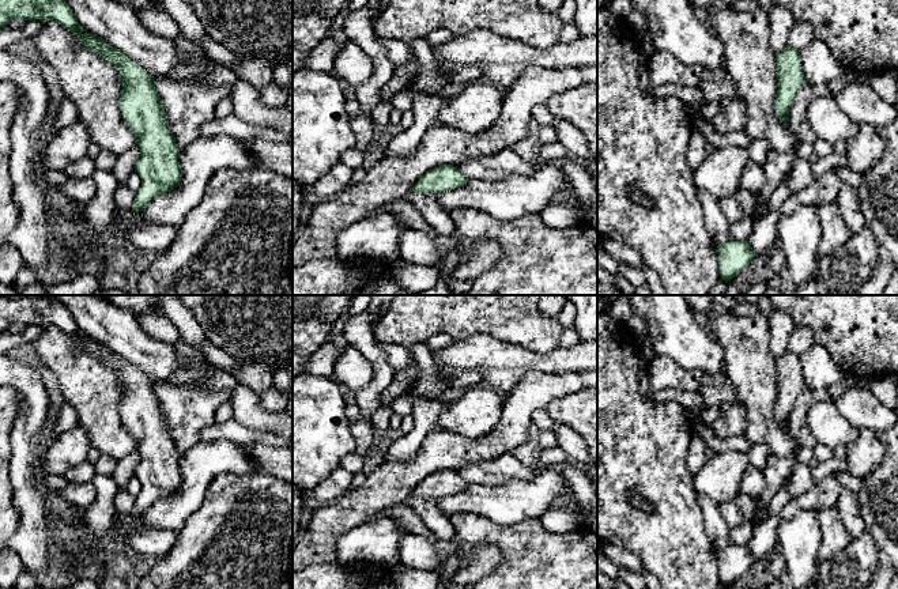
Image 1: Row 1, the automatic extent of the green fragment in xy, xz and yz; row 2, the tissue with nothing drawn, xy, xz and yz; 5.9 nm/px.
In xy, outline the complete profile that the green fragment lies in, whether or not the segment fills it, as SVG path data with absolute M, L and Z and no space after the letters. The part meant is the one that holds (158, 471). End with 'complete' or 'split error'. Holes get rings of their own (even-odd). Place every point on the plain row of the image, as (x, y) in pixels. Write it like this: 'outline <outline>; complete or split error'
outline M0 297L0 335L12 324L57 326L75 337L86 354L118 374L122 390L118 412L140 453L135 476L142 490L135 498L133 516L143 516L159 499L176 494L182 484L180 454L167 428L155 382L132 362L84 335L69 309L54 298Z; complete

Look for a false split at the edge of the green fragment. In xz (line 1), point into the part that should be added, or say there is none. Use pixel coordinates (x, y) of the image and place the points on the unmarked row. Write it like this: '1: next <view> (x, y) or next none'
1: next none

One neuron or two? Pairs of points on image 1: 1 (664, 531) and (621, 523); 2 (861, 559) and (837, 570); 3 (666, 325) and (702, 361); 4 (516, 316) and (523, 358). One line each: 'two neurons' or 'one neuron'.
1: one neuron
2: one neuron
3: one neuron
4: two neurons

